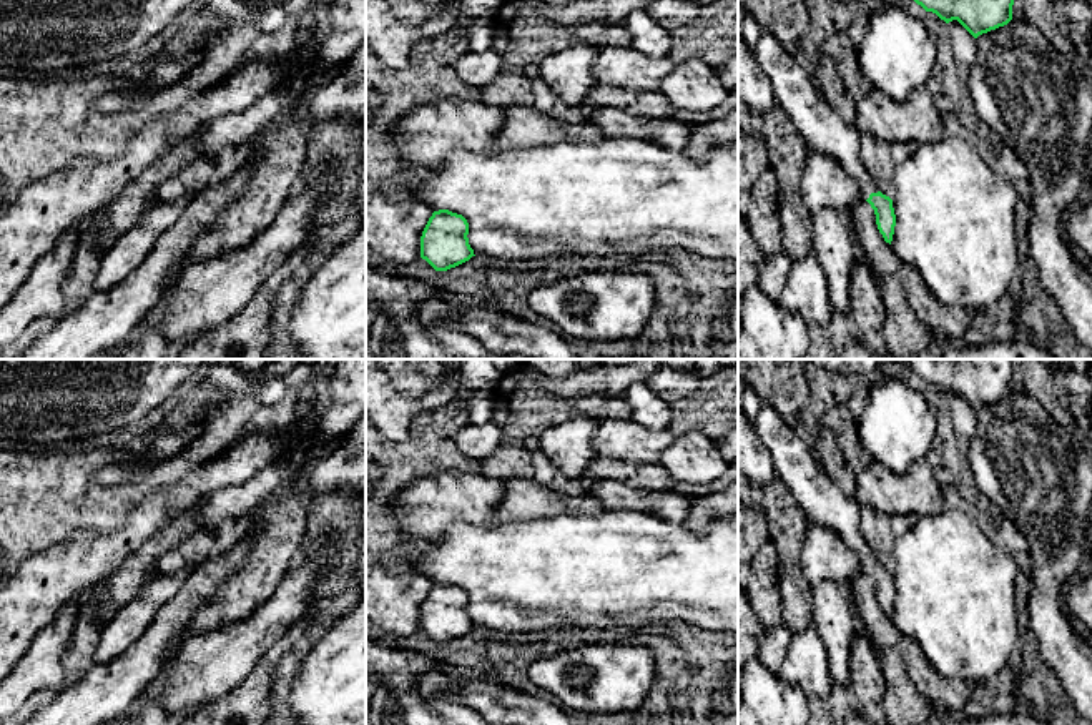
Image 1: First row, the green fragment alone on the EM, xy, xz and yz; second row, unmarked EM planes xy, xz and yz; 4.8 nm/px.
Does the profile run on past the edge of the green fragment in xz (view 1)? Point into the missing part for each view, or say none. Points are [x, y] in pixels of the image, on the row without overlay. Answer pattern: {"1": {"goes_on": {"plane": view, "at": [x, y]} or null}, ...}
{"1": {"goes_on": null}}

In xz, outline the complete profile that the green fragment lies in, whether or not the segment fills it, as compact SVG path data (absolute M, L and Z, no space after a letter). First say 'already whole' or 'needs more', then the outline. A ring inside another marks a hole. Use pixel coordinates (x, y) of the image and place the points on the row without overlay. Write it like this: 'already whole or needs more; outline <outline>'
already whole; outline M449 582L434 584L421 609L421 630L435 644L447 644L474 627L469 617L469 595Z

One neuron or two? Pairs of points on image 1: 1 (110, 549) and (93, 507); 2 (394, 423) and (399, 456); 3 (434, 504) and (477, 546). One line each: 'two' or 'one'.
1: two
2: two
3: two

